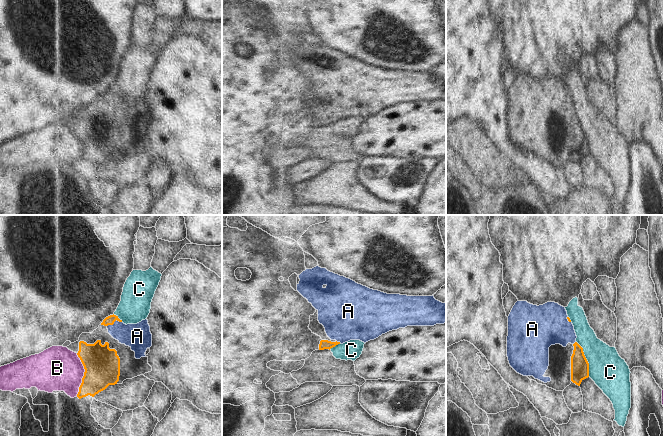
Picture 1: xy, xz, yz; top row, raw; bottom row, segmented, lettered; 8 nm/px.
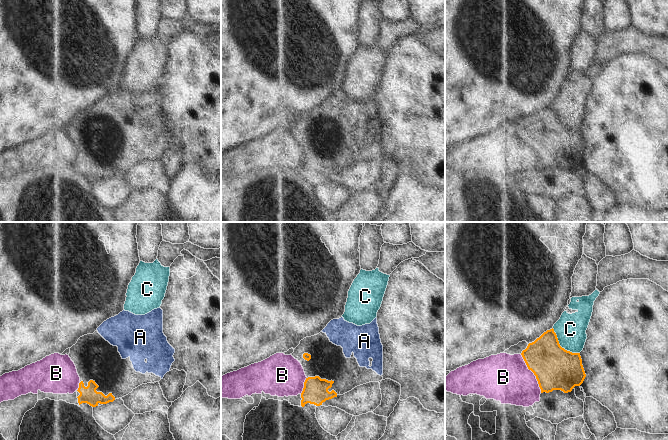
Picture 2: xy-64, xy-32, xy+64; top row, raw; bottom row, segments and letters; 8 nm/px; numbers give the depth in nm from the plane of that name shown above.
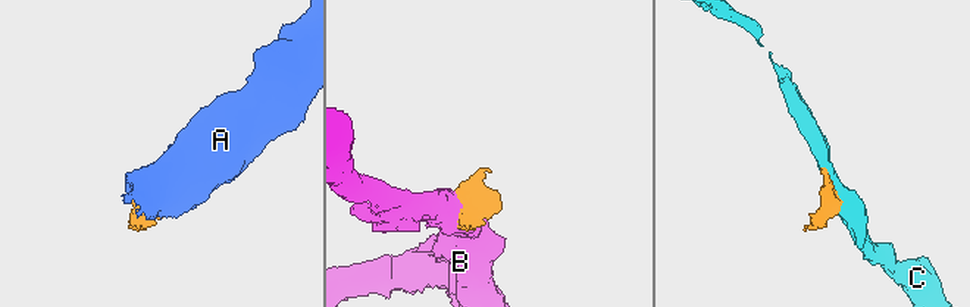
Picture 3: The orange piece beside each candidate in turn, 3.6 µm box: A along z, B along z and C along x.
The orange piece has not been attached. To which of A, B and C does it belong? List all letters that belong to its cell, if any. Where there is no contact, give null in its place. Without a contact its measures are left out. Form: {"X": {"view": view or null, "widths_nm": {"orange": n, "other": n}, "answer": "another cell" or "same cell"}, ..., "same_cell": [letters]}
{"A": {"view": "xy", "widths_nm": {"orange": 70, "other": 200}, "answer": "same cell"}, "B": {"view": "xy", "widths_nm": {"orange": 280, "other": 360}, "answer": "another cell"}, "C": {"view": "yz", "widths_nm": {"orange": 140, "other": 300}, "answer": "another cell"}, "same_cell": ["A"]}

